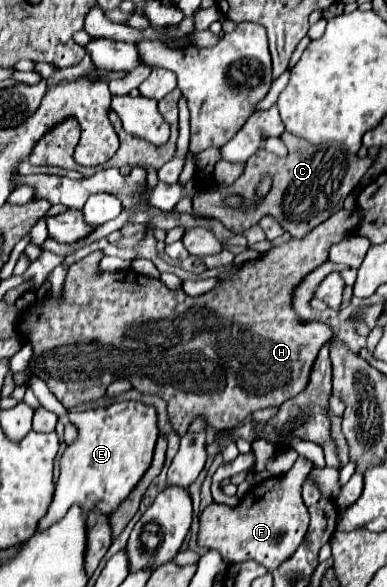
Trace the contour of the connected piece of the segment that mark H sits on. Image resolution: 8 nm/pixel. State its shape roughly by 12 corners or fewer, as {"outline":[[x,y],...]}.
{"outline":[[337,211],[189,297],[69,265],[17,321],[67,407],[113,381],[171,427],[235,429],[305,389],[327,323],[291,293]]}

